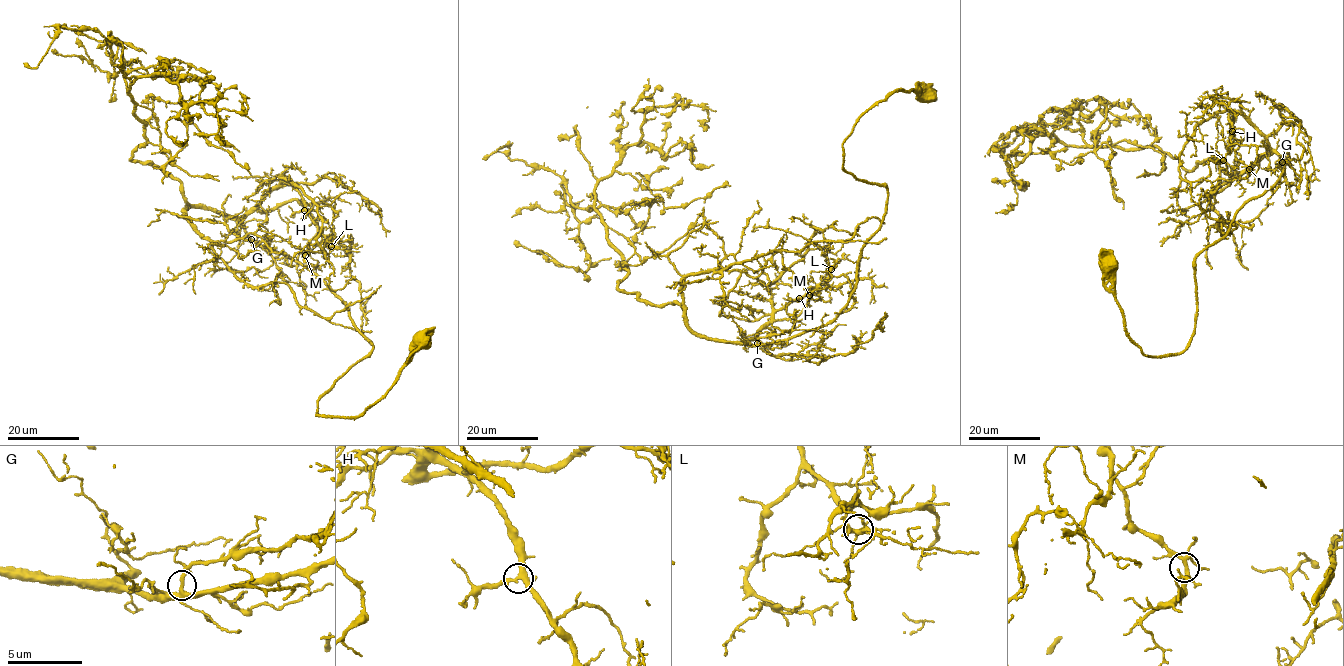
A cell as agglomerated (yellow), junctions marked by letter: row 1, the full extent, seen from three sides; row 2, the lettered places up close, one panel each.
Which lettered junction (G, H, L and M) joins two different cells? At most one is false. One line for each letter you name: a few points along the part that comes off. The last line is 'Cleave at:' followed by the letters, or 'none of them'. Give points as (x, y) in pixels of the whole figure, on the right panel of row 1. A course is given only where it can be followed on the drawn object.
L: Course of the part to remove: (1223, 160), (1213, 156), (1209, 162), (1210, 174), (1192, 188), (1174, 194), (1174, 188)
Cleave at: L

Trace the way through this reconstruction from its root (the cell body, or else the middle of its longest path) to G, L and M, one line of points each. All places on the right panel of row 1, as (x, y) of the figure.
G: (1109, 263), (1124, 328), (1142, 354), (1180, 353), (1194, 329), (1196, 257), (1277, 182), (1282, 162)
L: (1109, 263), (1124, 328), (1142, 354), (1180, 353), (1194, 329), (1196, 257), (1286, 163), (1233, 111), (1223, 160)
M: (1109, 263), (1142, 354), (1180, 353), (1194, 329), (1196, 257), (1286, 164), (1233, 111), (1232, 148), (1249, 169)

